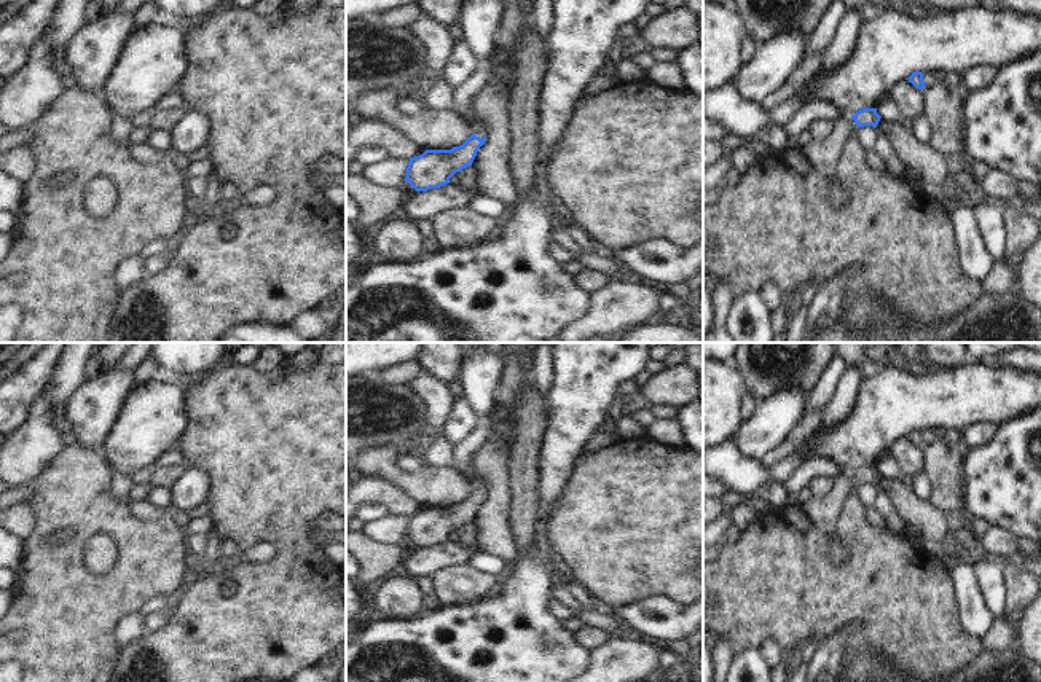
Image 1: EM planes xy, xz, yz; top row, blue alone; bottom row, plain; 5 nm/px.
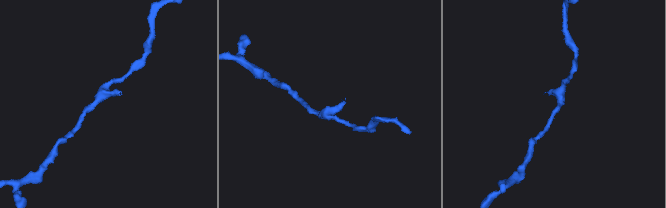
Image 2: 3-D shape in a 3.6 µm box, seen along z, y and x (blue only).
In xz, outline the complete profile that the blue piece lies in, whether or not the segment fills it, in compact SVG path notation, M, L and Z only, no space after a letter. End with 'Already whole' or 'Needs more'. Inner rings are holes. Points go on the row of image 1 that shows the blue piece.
M480 120L466 121L472 135L451 150L426 150L410 159L405 180L416 191L427 191L450 183L450 178L472 166L477 151L486 142L486 127Z. Needs more.

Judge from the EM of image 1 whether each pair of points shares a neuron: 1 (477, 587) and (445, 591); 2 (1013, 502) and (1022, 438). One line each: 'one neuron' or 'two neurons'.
1: one neuron
2: one neuron

